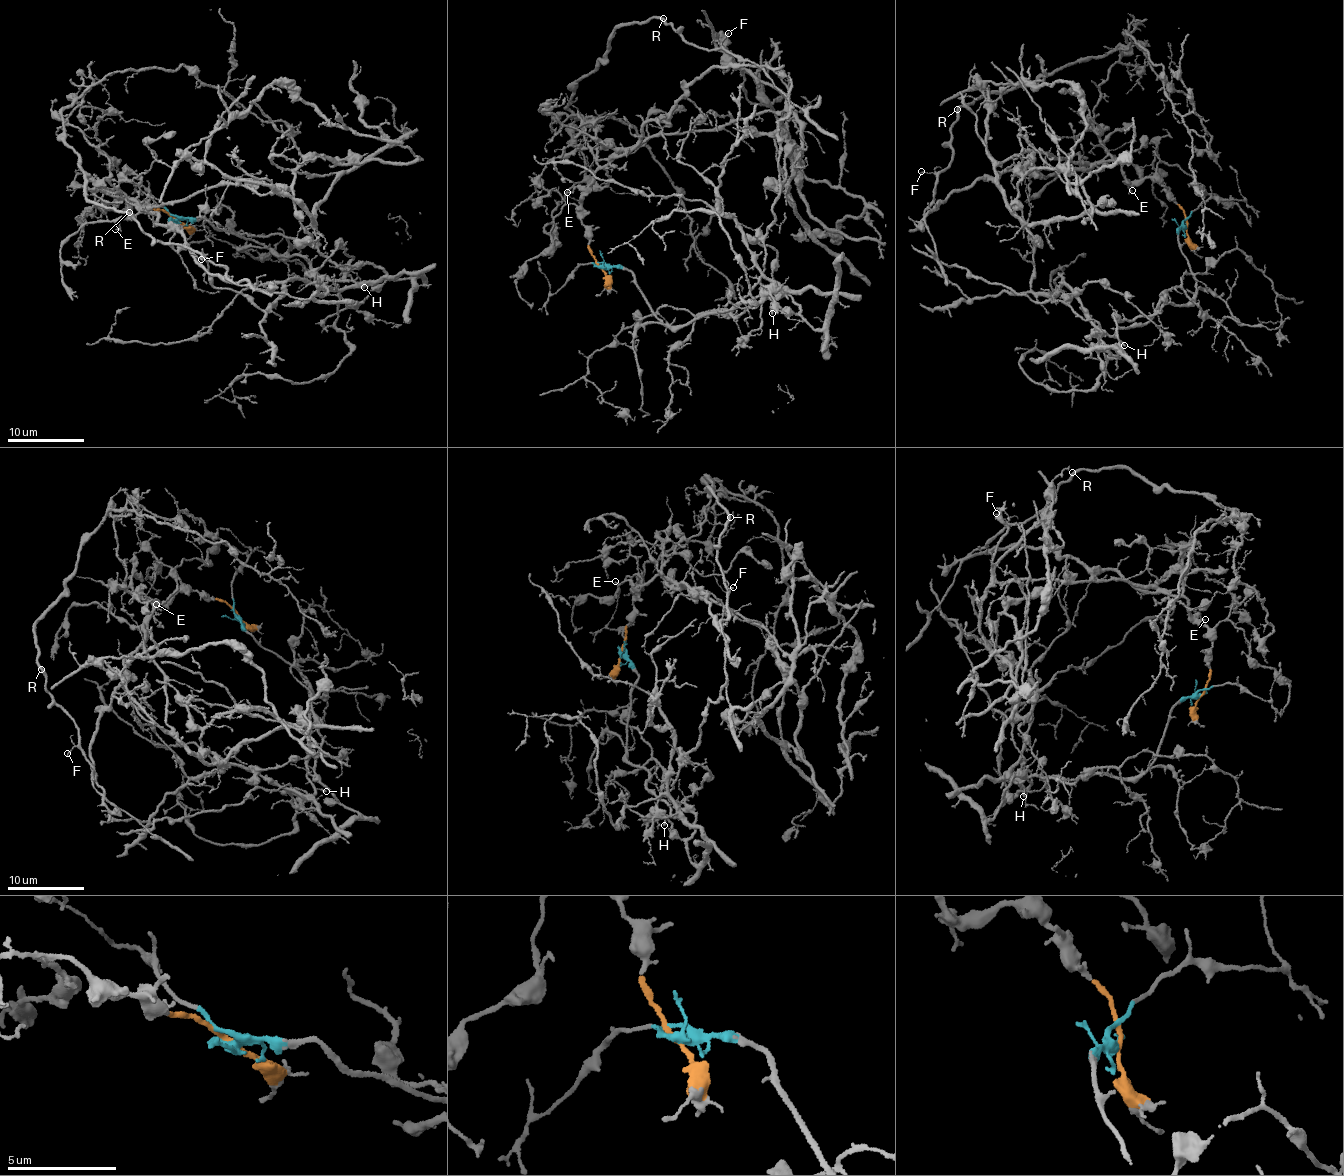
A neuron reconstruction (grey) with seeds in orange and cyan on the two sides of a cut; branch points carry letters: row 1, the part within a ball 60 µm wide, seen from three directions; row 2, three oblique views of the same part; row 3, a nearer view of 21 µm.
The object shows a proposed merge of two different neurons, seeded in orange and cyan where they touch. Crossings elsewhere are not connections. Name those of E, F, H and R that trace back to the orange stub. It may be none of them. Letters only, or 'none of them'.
E, F, R

